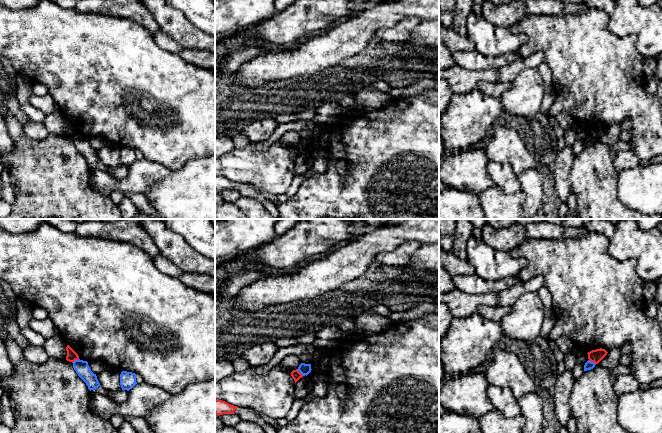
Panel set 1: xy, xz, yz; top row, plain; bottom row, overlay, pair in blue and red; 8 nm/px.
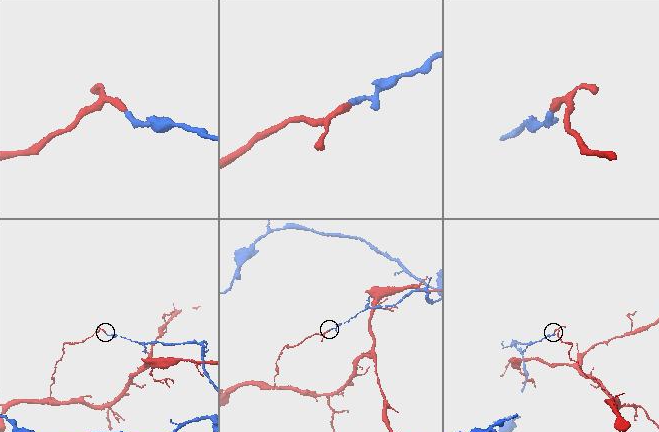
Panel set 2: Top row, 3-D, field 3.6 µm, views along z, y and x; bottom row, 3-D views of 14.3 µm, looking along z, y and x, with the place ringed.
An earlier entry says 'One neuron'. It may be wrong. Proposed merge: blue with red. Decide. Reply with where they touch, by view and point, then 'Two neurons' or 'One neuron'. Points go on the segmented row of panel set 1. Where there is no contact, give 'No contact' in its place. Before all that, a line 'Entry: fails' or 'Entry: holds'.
Entry: fails
Touches blue at yz (592, 362). Two neurons

